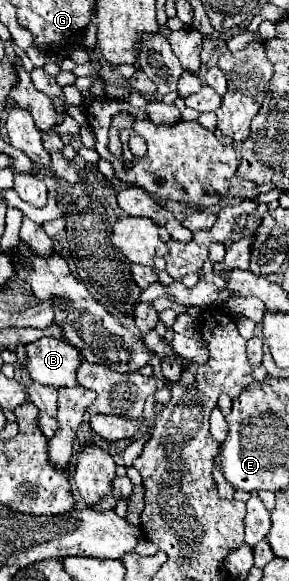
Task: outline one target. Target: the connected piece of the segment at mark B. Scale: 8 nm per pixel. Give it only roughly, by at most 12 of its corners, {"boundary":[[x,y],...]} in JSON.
{"boundary":[[43,336],[25,368],[39,384],[75,386],[83,356],[71,342]]}

